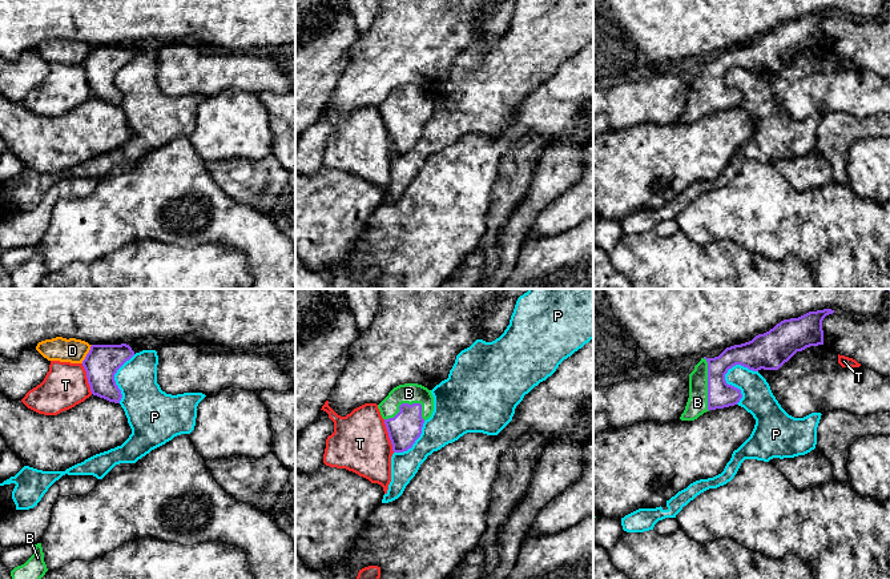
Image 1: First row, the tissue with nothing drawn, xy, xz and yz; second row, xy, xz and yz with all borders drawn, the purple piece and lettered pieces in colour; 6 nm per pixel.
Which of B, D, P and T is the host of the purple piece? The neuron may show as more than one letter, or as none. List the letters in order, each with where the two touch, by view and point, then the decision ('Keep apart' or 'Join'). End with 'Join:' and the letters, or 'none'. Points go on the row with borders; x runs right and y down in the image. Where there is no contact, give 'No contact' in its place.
B: Touches purple at xz (401, 405). Join
D: Touches purple at xy (87, 354). Keep apart
P: Touches purple at yz (727, 384). Keep apart
T: Touches purple at xz (389, 435). Keep apart
Join: B

